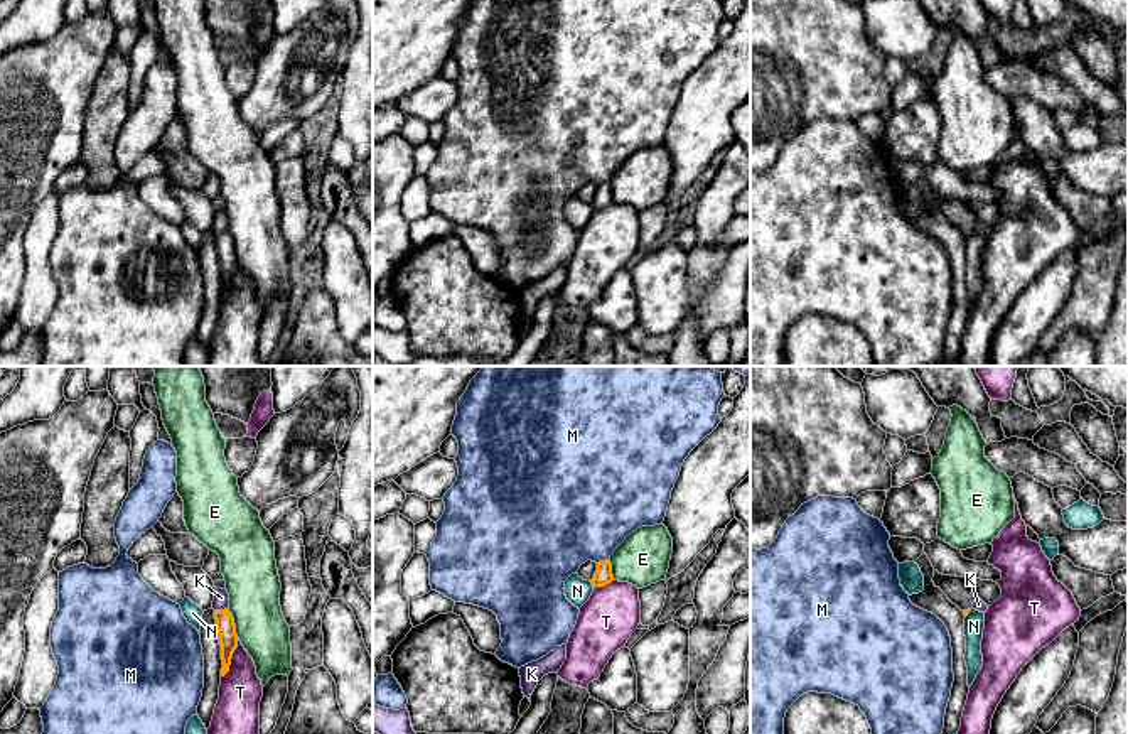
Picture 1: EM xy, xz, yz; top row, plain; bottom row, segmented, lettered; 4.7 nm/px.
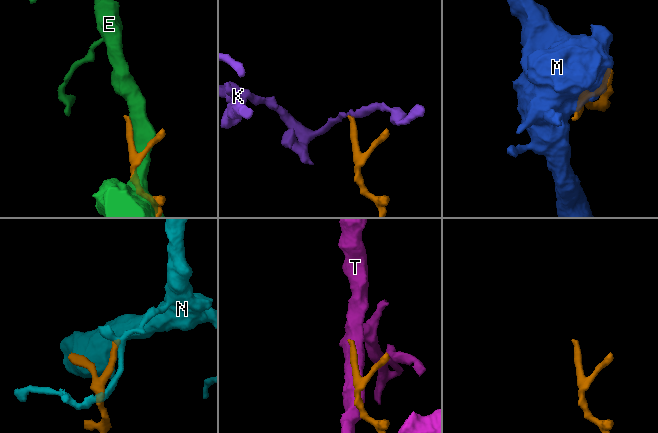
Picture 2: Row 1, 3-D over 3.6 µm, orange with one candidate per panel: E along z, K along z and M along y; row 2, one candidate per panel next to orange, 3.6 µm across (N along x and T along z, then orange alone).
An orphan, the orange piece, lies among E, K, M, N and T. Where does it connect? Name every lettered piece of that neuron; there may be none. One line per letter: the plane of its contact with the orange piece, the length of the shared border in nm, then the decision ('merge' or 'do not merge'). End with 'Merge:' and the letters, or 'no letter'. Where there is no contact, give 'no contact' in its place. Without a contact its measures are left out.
E: xy | 160 nm | do not merge
K: xy | 70 nm | do not merge
M: xz | 60 nm | do not merge
N: xz | 50 nm | do not merge
T: xy | 200 nm | do not merge
Merge: no letter

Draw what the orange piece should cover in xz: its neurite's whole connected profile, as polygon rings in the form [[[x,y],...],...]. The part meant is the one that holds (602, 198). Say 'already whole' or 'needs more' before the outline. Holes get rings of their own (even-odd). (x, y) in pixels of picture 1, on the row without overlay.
already whole | [[[610,182],[599,184],[597,192],[594,196],[594,201],[590,202],[594,211],[595,209],[604,209],[604,208],[610,206],[612,202],[614,202],[614,197],[612,197]]]

